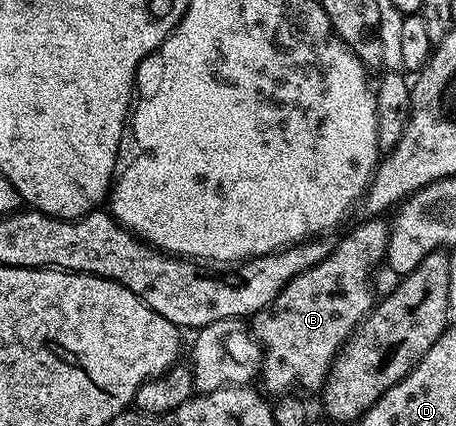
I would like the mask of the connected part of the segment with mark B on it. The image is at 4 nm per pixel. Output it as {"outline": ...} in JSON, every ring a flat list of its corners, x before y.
{"outline":[[374,215,366,220,370,221,360,222,339,245,335,244,331,248,330,254,325,259,316,263,316,267,296,275,296,279,288,282,284,291,276,295,273,303,254,314,252,332,262,347,260,382,262,381,261,388,267,394,270,392,282,395,287,391,298,389,321,390,326,384,326,376,330,374,330,366,334,364,334,359,342,350,342,346,374,308,376,294,372,278,374,270,386,260,390,225,387,218,382,215]]}

